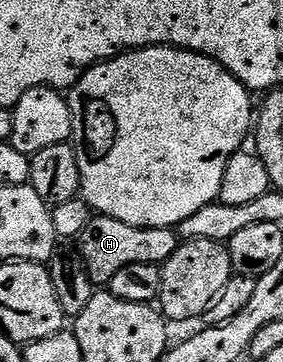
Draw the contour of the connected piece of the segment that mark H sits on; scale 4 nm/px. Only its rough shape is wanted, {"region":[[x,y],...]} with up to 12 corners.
{"region":[[94,215],[75,237],[94,285],[123,266],[162,265],[171,228],[136,228]]}

